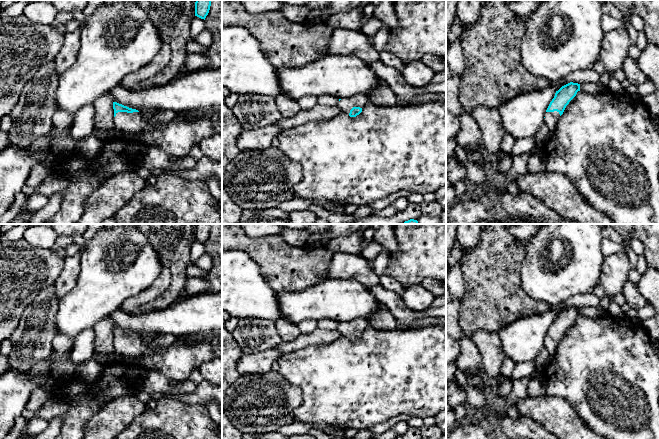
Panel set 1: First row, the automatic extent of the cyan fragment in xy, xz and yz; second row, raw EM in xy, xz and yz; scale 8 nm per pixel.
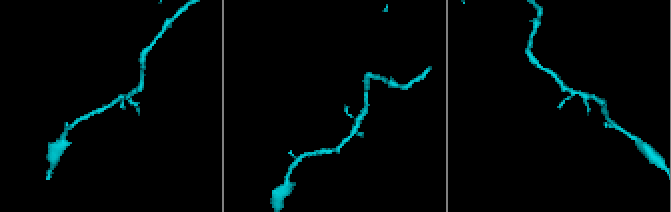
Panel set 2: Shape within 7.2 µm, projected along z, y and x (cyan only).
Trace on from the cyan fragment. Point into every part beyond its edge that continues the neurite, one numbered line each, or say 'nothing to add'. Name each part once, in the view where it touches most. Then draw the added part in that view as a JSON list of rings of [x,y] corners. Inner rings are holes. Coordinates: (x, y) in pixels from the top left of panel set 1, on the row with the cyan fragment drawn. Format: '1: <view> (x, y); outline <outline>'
1: xy (128, 126); outline [[[118,112],[114,117],[114,130],[112,135],[125,140],[139,140],[144,119],[141,112]]]

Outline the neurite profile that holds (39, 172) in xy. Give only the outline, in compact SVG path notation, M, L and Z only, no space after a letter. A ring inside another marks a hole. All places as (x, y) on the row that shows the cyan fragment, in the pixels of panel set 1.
M45 162L35 164L30 172L27 185L36 189L48 176L50 169Z

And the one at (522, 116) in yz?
M550 85L542 90L522 93L501 105L498 110L507 133L515 139L533 137L544 122L546 110L555 93L556 89Z

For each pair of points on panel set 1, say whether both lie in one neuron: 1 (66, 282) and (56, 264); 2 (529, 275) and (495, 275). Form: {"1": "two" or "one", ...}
{"1": "two", "2": "two"}

